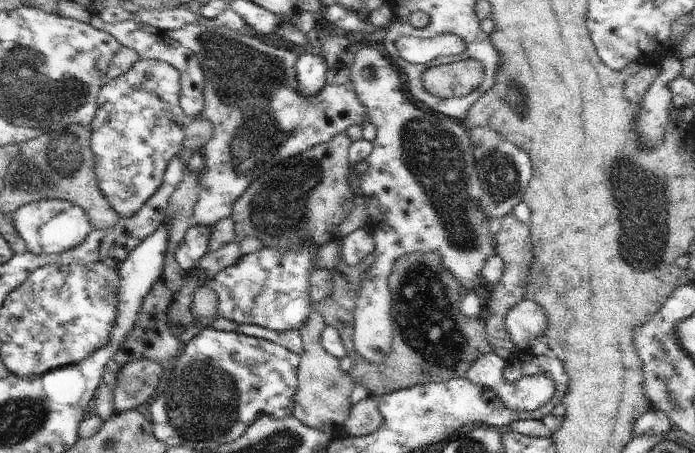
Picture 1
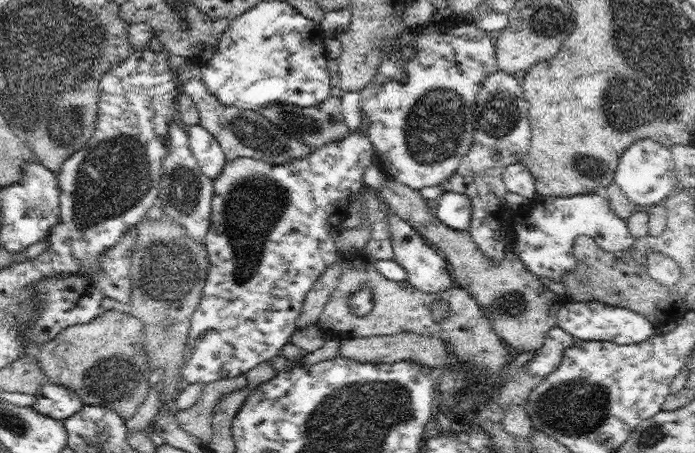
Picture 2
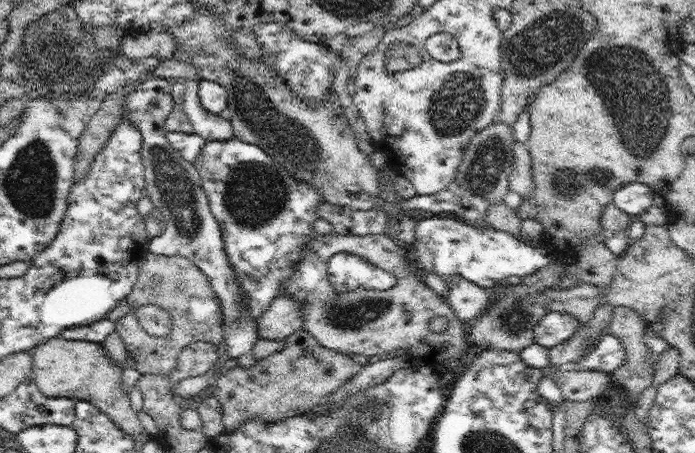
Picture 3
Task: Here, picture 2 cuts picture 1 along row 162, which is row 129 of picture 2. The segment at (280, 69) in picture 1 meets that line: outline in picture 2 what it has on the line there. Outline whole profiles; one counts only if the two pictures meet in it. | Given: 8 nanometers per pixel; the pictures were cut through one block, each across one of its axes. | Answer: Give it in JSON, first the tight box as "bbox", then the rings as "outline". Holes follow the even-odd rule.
{"bbox":[179,65,310,165],"outline":[[[186,65],[179,72],[179,91],[188,94],[199,113],[199,126],[202,126],[216,141],[220,143],[226,161],[238,158],[254,158],[272,164],[282,165],[298,158],[306,158],[310,149],[305,142],[294,137],[291,132],[284,132],[272,125],[256,110],[242,110],[232,106],[222,105],[212,92],[206,89],[200,72],[192,73],[191,65]]]}

